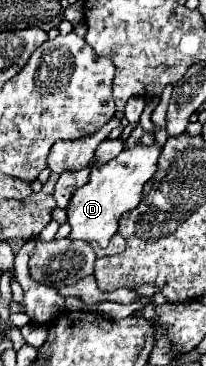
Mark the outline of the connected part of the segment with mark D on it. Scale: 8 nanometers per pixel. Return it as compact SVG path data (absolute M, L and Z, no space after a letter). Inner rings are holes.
M134 145L130 149L124 149L116 159L108 161L106 165L92 167L90 181L74 191L74 197L70 199L70 205L66 209L68 225L72 227L68 239L84 239L88 243L96 241L100 247L106 247L112 235L118 231L120 217L138 207L142 199L142 187L156 171L158 155L158 145Z

